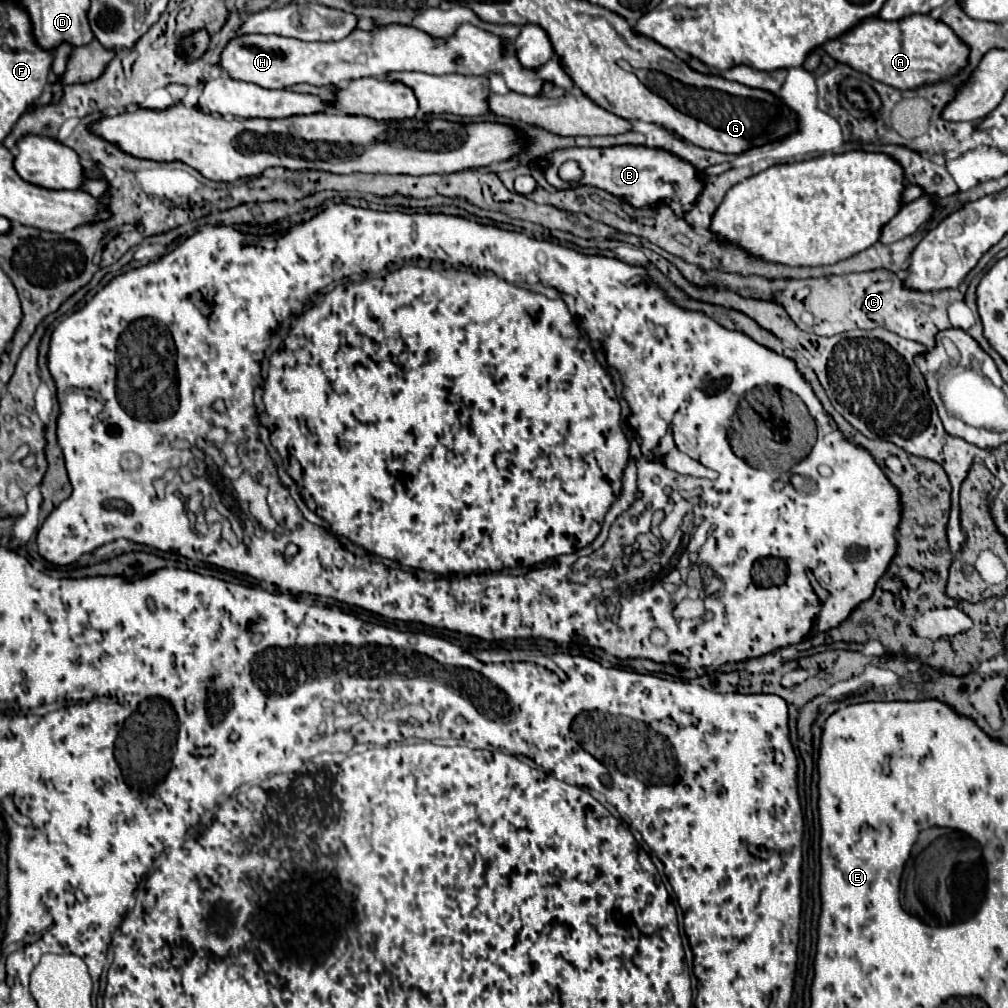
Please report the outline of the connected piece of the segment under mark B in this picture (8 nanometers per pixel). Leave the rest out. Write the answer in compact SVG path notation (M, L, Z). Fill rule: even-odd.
M613 145L613 147L569 147L569 149L557 149L553 153L547 153L545 157L535 157L527 161L529 169L539 171L549 185L555 189L565 189L561 177L557 175L557 169L565 161L577 161L583 169L583 179L579 185L573 187L585 187L591 185L595 189L603 189L609 195L619 197L627 205L635 209L655 209L663 199L673 199L679 203L681 211L687 213L693 209L697 197L705 189L705 175L691 163L679 159L677 155L665 151L665 149L655 149L655 147L645 147L645 145ZM541 161L547 161L549 167L543 167Z

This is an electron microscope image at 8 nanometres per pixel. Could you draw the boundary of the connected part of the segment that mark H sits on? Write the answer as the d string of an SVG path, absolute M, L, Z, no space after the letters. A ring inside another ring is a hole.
M389 25L381 33L355 29L349 37L335 43L307 43L277 35L249 35L235 37L221 53L221 67L233 79L251 81L267 89L285 89L295 83L309 85L333 85L343 87L351 79L359 77L383 77L389 71L423 71L431 75L461 73L461 75L487 75L497 73L507 81L507 87L521 95L539 95L545 81L553 81L557 87L571 87L571 77L563 71L557 57L549 59L537 71L523 69L515 55L503 55L503 43L493 33L487 33L473 25L461 25L449 39L433 39L409 25Z

